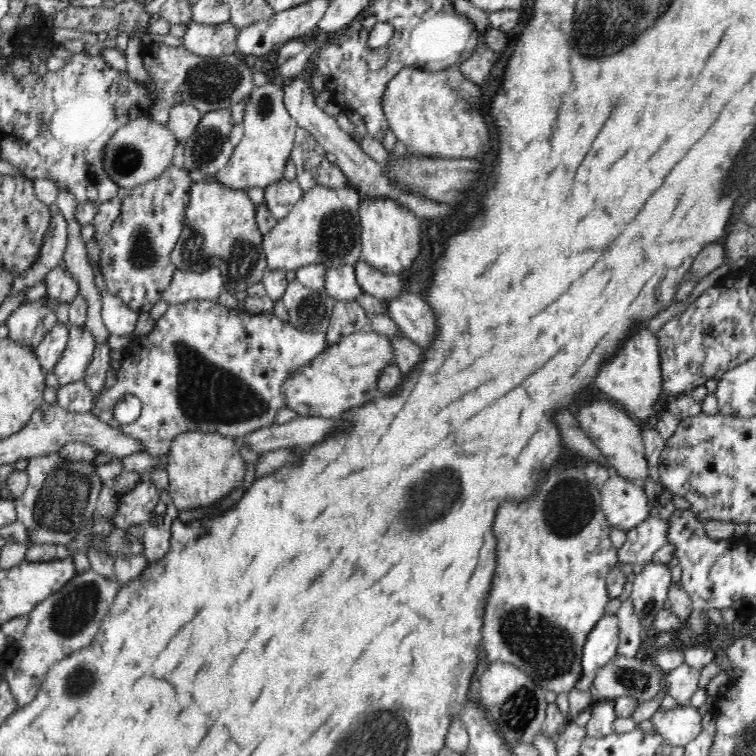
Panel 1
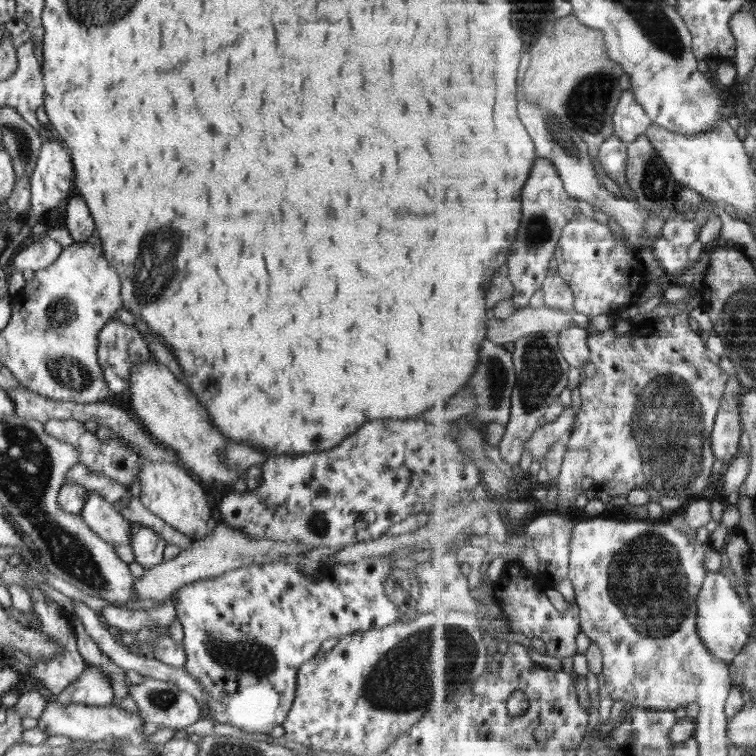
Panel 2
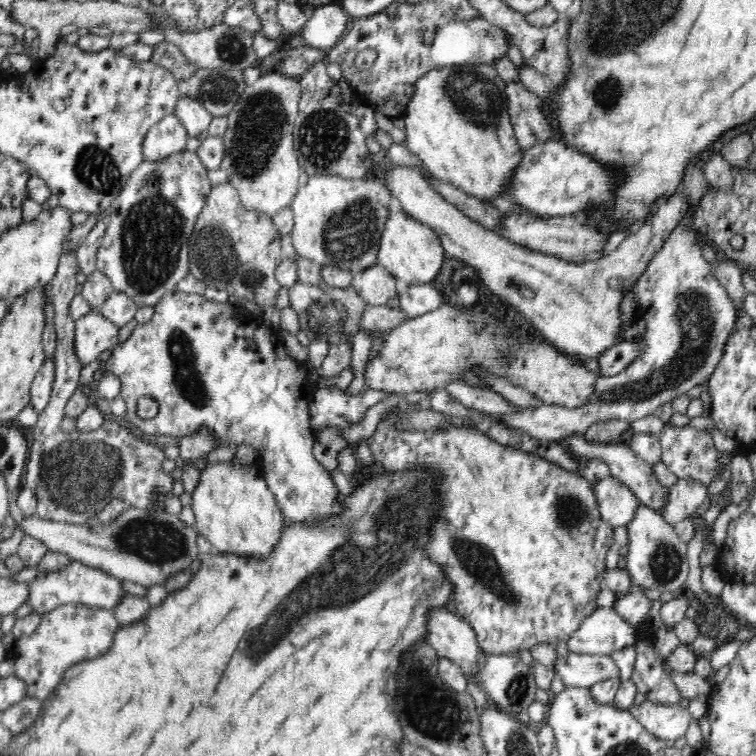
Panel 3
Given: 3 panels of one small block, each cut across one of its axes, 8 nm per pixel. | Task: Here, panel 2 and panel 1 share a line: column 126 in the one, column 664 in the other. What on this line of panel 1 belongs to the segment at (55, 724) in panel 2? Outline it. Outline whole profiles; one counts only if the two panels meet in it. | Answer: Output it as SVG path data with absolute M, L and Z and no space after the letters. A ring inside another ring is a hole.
M676 705L671 710L658 709L651 722L664 743L674 747L685 746L702 732L702 714L690 705Z

